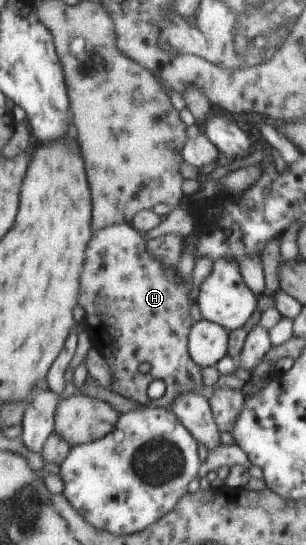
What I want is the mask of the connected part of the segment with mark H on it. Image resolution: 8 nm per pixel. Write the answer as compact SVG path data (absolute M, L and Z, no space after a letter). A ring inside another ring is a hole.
M121 223L110 226L102 231L94 232L90 240L90 250L87 252L85 269L81 275L81 297L79 304L85 310L85 318L100 336L98 344L102 344L100 352L108 360L113 378L112 390L118 395L131 399L144 407L158 407L171 409L178 396L190 391L202 391L206 386L206 370L194 363L189 354L189 330L193 329L194 314L194 286L191 282L182 283L177 274L177 268L166 267L160 259L154 259L149 254L148 242L144 234L137 230L132 223ZM148 362L150 370L146 374L140 372L140 364ZM154 380L161 380L167 386L162 398L152 400L148 396L148 386Z

